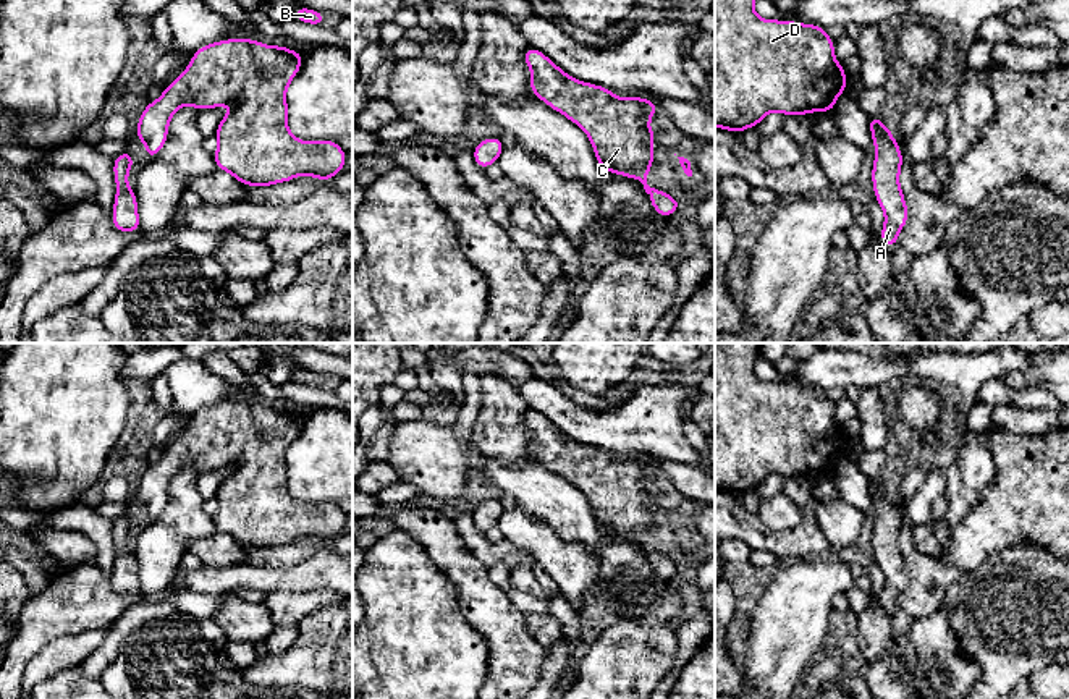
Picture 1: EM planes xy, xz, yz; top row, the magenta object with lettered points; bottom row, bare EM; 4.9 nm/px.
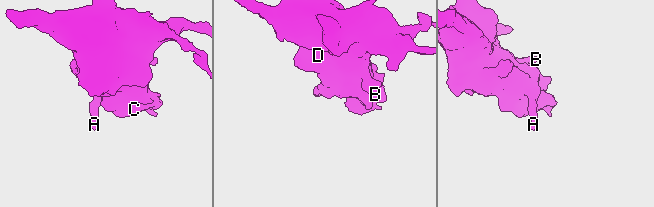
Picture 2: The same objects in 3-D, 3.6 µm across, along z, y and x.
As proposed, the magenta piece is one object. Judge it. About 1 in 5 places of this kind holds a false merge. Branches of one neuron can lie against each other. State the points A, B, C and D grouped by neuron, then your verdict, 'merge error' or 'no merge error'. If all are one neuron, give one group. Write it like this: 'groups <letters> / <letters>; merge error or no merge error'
groups A B C D; no merge error

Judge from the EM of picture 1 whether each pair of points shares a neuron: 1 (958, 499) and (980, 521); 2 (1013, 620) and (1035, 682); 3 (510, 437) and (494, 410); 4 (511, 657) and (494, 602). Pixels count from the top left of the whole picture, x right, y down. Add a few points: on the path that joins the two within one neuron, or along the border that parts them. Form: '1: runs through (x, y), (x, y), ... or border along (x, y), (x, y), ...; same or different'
1: border along (992, 479), (980, 499), (950, 528); different
2: border along (1052, 662), (1035, 670), (1026, 680); different
3: runs through (503, 431), (500, 427), (500, 416); same
4: runs through (511, 644), (505, 628), (494, 615); same

